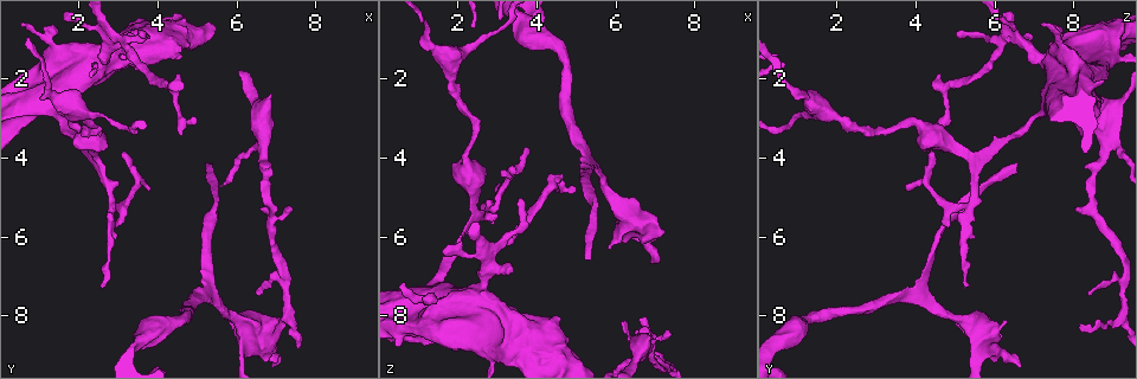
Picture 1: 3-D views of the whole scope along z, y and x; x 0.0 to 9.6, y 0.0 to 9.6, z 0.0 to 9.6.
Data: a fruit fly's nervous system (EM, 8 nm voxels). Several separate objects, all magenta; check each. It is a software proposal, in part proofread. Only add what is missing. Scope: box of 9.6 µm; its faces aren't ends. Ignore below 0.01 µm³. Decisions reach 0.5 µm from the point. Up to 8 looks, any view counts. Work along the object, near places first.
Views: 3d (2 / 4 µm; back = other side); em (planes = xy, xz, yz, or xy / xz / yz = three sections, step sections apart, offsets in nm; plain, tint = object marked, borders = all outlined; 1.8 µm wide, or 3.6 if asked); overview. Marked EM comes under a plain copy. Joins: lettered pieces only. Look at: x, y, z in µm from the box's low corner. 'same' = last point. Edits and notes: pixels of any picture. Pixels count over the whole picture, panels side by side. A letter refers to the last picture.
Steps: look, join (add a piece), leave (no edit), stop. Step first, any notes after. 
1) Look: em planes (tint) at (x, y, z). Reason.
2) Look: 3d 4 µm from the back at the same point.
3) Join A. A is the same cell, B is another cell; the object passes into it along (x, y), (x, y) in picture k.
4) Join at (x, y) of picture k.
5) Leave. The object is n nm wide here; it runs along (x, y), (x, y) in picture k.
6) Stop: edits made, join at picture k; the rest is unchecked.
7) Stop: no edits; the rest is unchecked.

Look: 3d 4 µm at (4.95, 3.00, 4.75). End of a long branch.

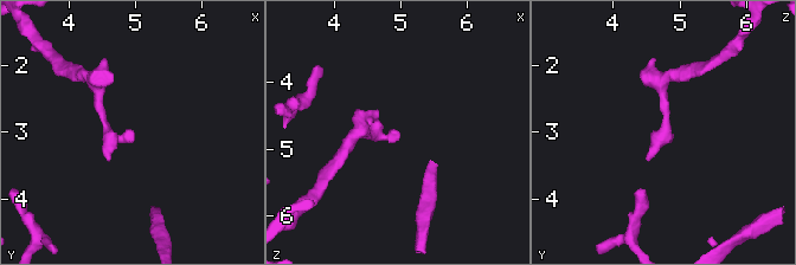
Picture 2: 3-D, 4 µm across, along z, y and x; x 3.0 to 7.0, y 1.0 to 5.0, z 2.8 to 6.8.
Look: em planes (borders) at (4.90, 2.95, 4.70).

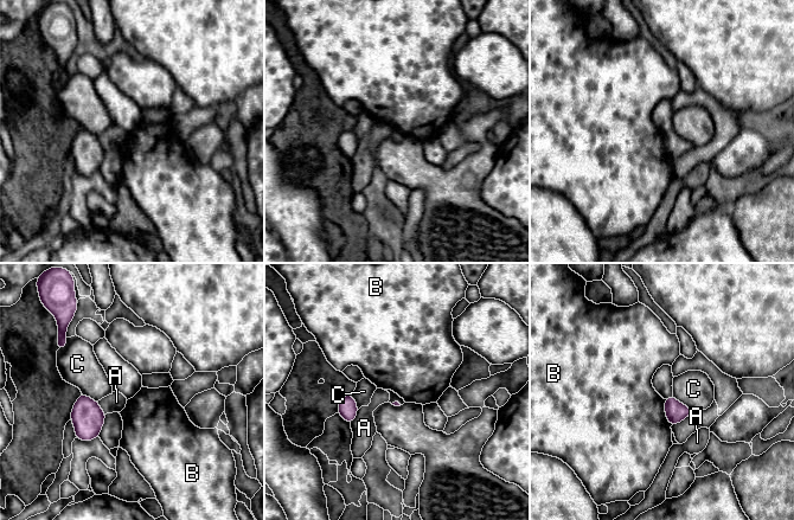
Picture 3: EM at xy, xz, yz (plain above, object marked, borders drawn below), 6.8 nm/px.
Leave. The longest contact is with B, 190 nm; A, B and C are other cells; a border runs along (664, 399), (665, 417), (671, 425) in picture 3; no lettered piece goes on from it.

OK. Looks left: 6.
Look: 3d 4 µm at (2.85, 1.05, 6.45).

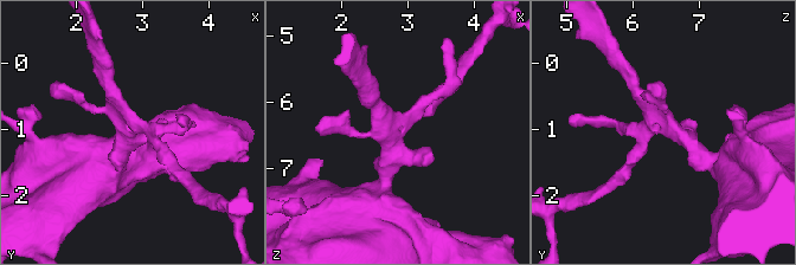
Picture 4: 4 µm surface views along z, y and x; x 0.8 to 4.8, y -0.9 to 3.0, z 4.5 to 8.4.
Look: em xz step 4 (tint) at (2.85, 0.95, 6.50).

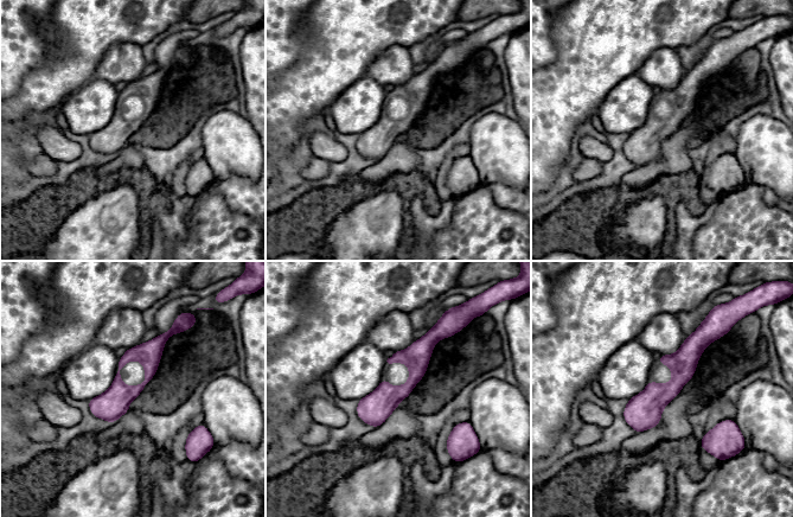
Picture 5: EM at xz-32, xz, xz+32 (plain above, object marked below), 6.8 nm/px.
Look: em xy step 4 (borders) at the same point. Cut it another way.

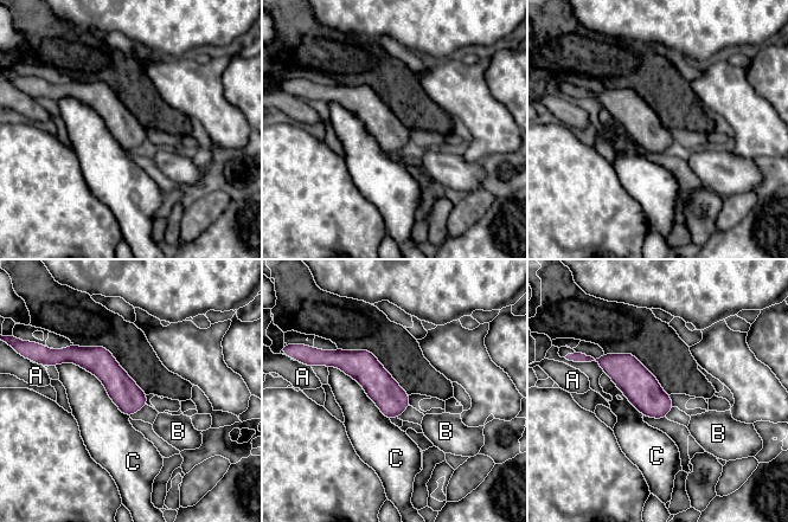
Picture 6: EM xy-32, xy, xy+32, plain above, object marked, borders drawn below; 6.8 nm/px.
Leave. A, B and C are other cells; a border runs along (56, 365), (90, 372), (129, 417) in picture 6; none of them fits.

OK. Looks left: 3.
Look: 3d 2 µm at (5.35, 4.10, 6.55). Branch stops here.

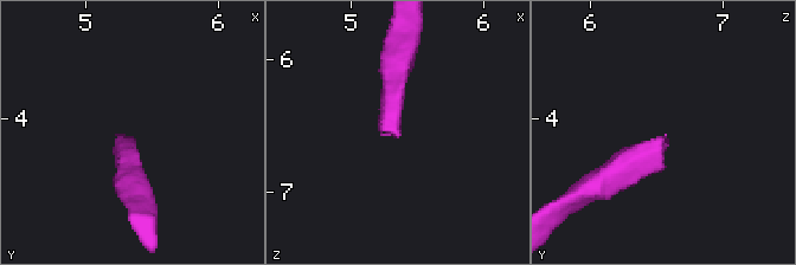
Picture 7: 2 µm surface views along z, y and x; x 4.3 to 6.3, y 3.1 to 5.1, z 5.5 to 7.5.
Look: em yz step 4 (borders) at (5.34, 4.14, 6.56). Need the tissue.

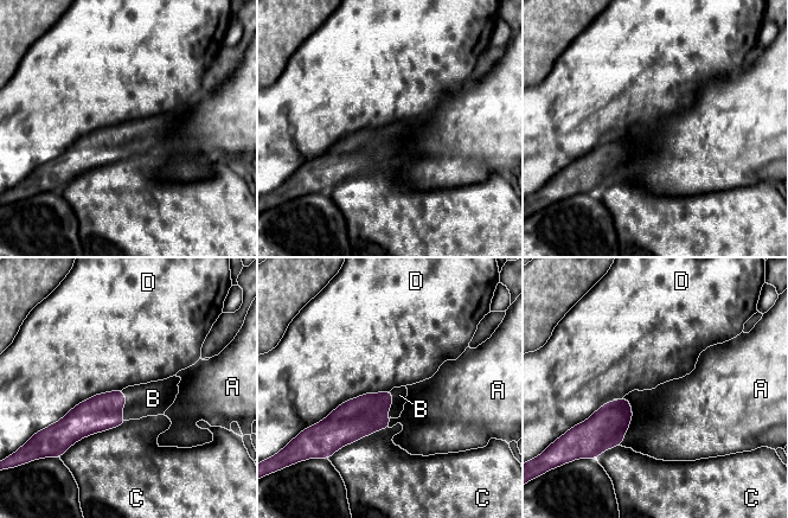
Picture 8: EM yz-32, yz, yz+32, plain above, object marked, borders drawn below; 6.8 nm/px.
Join B. The object is 180 nm wide here; B is the same cell, A, C and D are other cells; the object passes into it along (101, 413), (125, 403), (153, 398) in picture 8; the neuron continues.

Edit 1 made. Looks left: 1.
Stop: edits made, join at picture 8; the rest is unchecked.

